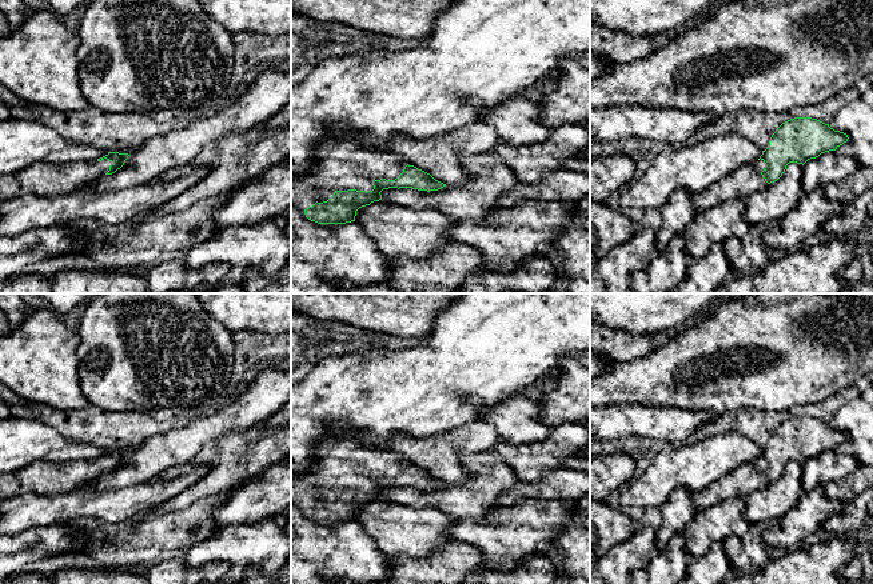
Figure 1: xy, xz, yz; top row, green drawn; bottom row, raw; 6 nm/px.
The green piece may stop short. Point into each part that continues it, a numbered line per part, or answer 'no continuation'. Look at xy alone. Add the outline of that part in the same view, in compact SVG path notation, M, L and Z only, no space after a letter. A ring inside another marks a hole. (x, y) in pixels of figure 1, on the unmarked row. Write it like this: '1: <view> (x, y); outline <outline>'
1: xy (39, 476); outline M111 460L33 461L19 471L0 475L0 500L28 492L57 493L87 487L109 469Z

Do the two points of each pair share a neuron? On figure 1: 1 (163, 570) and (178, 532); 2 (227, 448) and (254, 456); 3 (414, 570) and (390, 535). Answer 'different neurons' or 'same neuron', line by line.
1: different neurons
2: same neuron
3: different neurons

